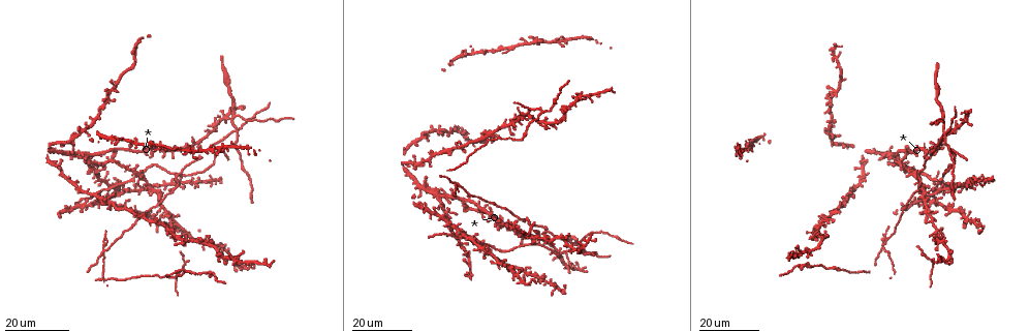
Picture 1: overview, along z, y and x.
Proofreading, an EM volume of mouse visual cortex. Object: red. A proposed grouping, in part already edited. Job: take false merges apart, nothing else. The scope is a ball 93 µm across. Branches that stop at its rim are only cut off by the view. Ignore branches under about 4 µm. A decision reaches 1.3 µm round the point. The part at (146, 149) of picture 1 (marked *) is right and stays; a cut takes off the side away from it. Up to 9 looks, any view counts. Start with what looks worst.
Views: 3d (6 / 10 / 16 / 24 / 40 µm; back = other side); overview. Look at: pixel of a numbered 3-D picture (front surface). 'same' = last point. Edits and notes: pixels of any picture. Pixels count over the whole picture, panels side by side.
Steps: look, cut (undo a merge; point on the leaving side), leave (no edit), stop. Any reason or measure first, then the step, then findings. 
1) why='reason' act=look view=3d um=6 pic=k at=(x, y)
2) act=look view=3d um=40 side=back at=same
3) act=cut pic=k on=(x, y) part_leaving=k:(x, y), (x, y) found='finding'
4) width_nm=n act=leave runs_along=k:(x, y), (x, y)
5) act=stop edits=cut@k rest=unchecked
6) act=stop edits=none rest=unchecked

why='four-way junction' act=look view=3d um=24 pic=1 at=(102, 250)

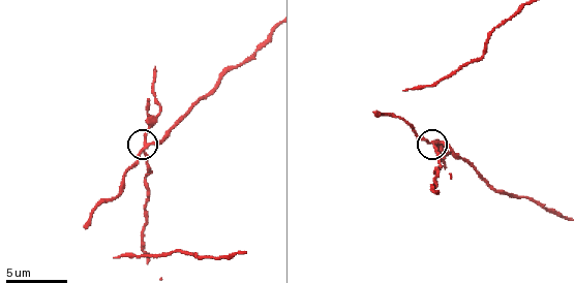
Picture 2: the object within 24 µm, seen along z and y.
act=look view=3d um=6 pic=2 at=(145, 147)

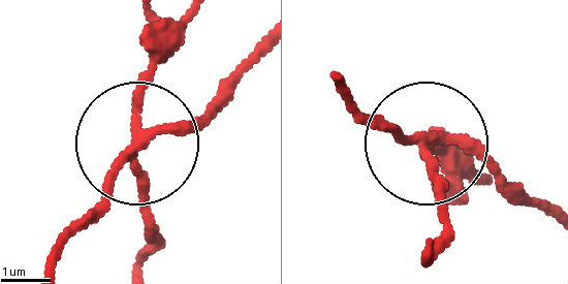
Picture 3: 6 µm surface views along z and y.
act=cut pic=3 on=(146, 203) part_leaving=3:(136, 149), (149, 227), (140, 269) found='two neurons meet here'

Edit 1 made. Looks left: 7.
why='looks like a crossing' act=look view=3d um=16 pic=1 at=(236, 129)

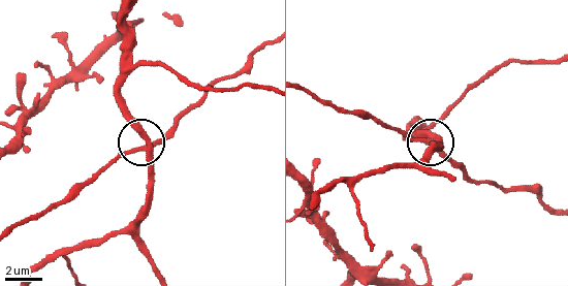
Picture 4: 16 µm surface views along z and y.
act=look view=3d um=6 pic=4 at=(143, 148)

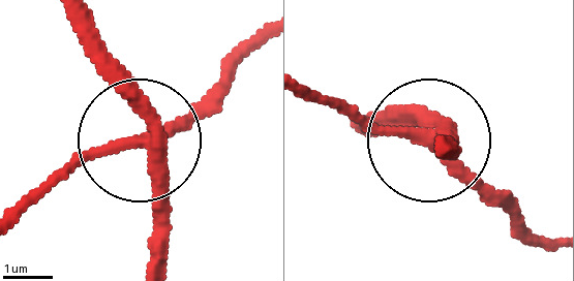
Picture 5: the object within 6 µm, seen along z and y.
width_nm=280 act=cut pic=5 on=(122, 73) part_leaving=5:(150, 142), (150, 261) found='two neurons meet here'

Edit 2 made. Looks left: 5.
why='side arm on a straight run' act=look view=3d um=16 pic=1 at=(543, 111)

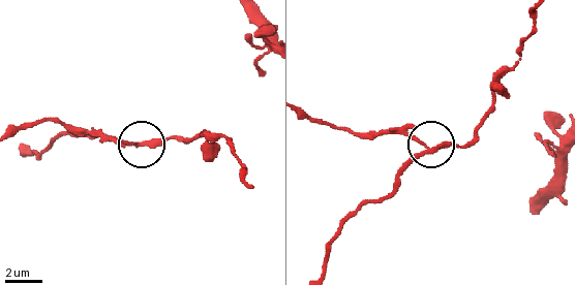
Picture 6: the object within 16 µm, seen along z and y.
act=look view=3d um=6 pic=6 at=(429, 148)

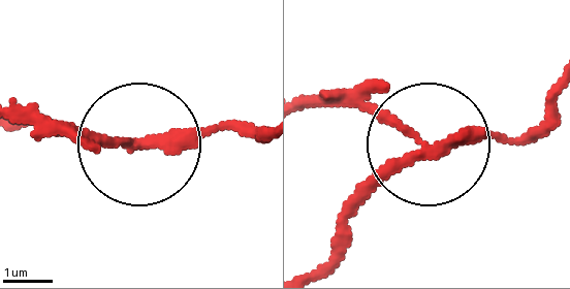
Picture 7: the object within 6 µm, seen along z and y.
act=cut pic=7 on=(98, 148) part_leaving=7:(128, 145), (21, 120) found='two neurons meet here'

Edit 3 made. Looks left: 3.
act=look view=3d um=24 pic=1 at=(153, 152)

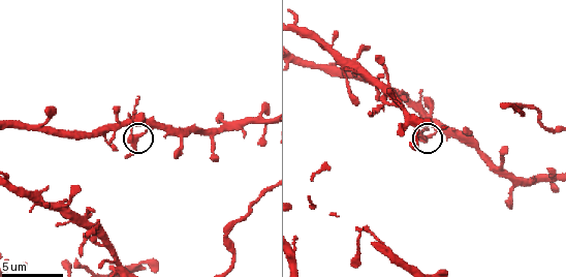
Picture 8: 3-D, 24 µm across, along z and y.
why='zoom in' act=look view=3d um=6 pic=8 at=(129, 134)

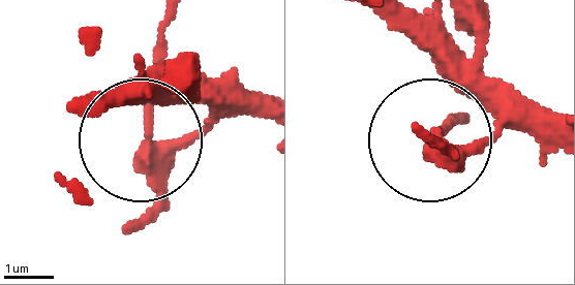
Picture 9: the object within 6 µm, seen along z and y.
act=leave found='one neuron here'

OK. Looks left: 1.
act=stop edits=cut@3,cut@5,cut@7 rest=unchecked

